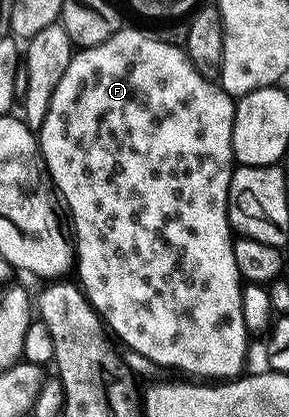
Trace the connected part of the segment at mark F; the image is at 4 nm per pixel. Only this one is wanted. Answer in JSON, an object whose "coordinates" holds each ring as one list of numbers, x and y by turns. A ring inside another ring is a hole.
{"coordinates":[[121,28,110,40,106,40,97,46,86,46,77,49,70,60,70,68,66,68,66,73,62,80,58,80,58,88,54,88,54,96,50,96,50,108,46,112,43,124,38,127,38,141,40,144,40,155,44,158,44,166,48,170,49,179,59,197,68,205,68,210,72,213,72,226,76,229,74,234,74,270,80,273,78,279,82,291,101,319,106,323,107,329,111,331,117,339,121,338,130,349,136,354,141,354,144,358,149,358,152,362,157,362,160,366,170,366,176,370,182,370,186,374,198,374,202,380,231,380,239,378,245,373,244,361,248,358,248,338,250,331,246,328,246,320,242,320,242,279,238,272,238,264,234,260,234,231,228,222,228,196,226,191,230,188,231,176,234,169,234,159,232,157,232,133,234,132,234,112,236,102,232,95,223,90,215,81,202,76,185,54,185,51,175,46,172,42,163,42,160,38,151,38,144,30,128,30]]}

